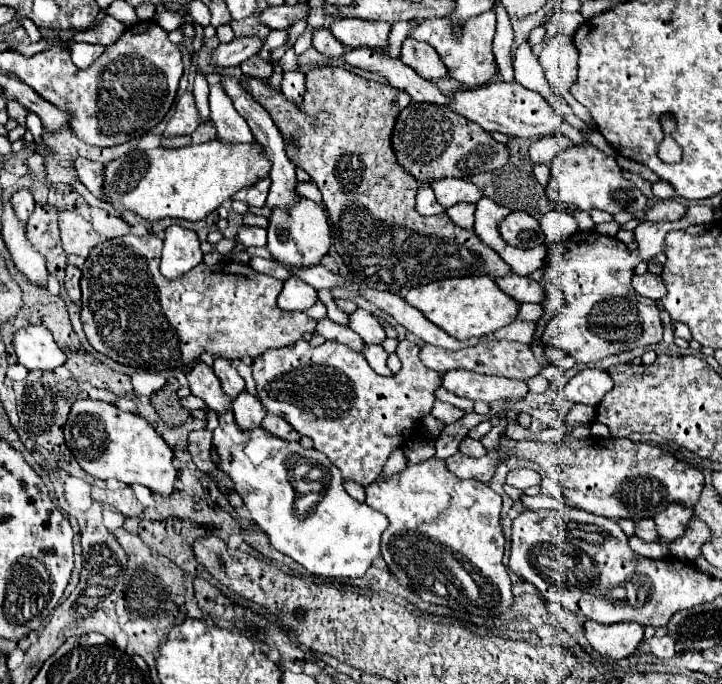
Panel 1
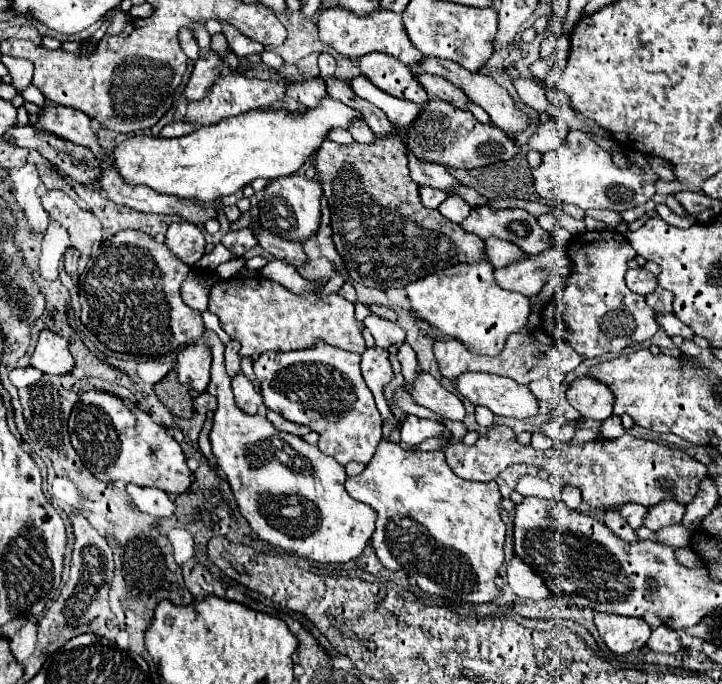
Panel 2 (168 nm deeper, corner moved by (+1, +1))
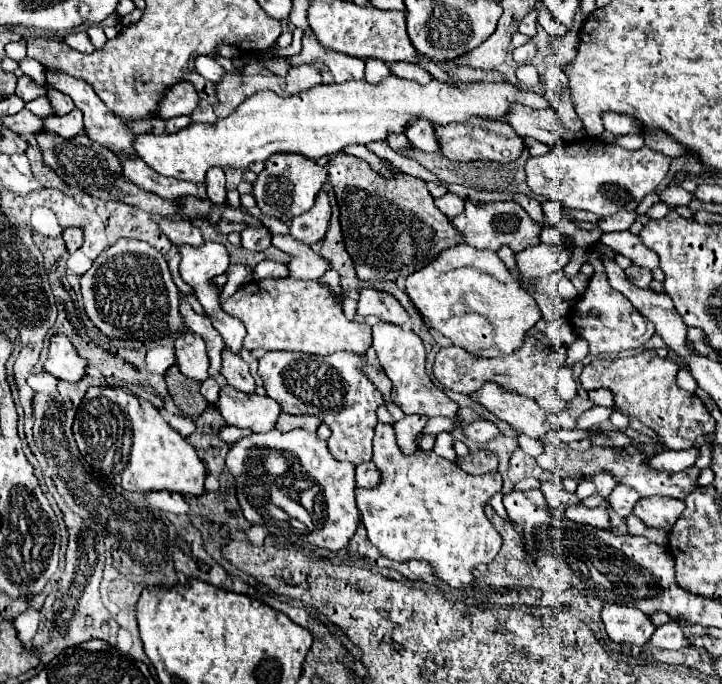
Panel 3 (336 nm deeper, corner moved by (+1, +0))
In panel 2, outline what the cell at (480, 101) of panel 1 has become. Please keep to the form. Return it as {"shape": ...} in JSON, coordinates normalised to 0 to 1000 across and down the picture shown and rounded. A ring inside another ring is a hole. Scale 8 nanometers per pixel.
{"shape":[[[586,110],[586,113],[578,113],[580,121],[589,127],[589,133],[594,136],[594,142],[600,145],[611,145],[611,148],[619,148],[636,159],[647,159],[647,148],[650,142],[641,136],[641,130],[636,130],[633,124],[627,124],[625,118],[614,115],[614,113],[602,113],[602,110]]]}

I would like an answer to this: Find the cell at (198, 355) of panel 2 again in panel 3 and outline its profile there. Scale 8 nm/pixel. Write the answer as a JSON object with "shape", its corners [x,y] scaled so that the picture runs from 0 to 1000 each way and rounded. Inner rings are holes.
{"shape":[[[262,482],[251,485],[242,497],[242,518],[245,518],[245,532],[248,541],[267,556],[287,556],[289,547],[289,523],[287,523],[287,512],[284,512],[284,500],[281,494],[276,494],[273,488],[265,488]]]}

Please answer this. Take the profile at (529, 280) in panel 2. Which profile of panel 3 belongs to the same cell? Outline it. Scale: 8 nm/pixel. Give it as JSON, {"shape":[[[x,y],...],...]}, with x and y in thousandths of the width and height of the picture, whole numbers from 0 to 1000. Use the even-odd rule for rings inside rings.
{"shape":[[[744,357],[719,368],[713,377],[722,404],[730,412],[735,412],[735,409],[755,409],[760,401],[783,392],[788,383],[788,368],[783,360]]]}

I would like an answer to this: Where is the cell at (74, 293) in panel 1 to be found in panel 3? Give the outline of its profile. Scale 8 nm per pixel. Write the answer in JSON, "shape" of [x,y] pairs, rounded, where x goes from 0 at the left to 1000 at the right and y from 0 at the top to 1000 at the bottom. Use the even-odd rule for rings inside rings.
{"shape":[[[90,333],[87,336],[87,351],[93,357],[93,365],[101,371],[115,357],[115,339],[112,339],[112,333]]]}

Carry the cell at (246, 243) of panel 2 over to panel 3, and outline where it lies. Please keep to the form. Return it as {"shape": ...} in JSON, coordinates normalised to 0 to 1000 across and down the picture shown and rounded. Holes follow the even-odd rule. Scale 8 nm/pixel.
{"shape":[[[342,333],[334,339],[337,363],[342,365],[370,365],[375,360],[375,339],[367,333]]]}

